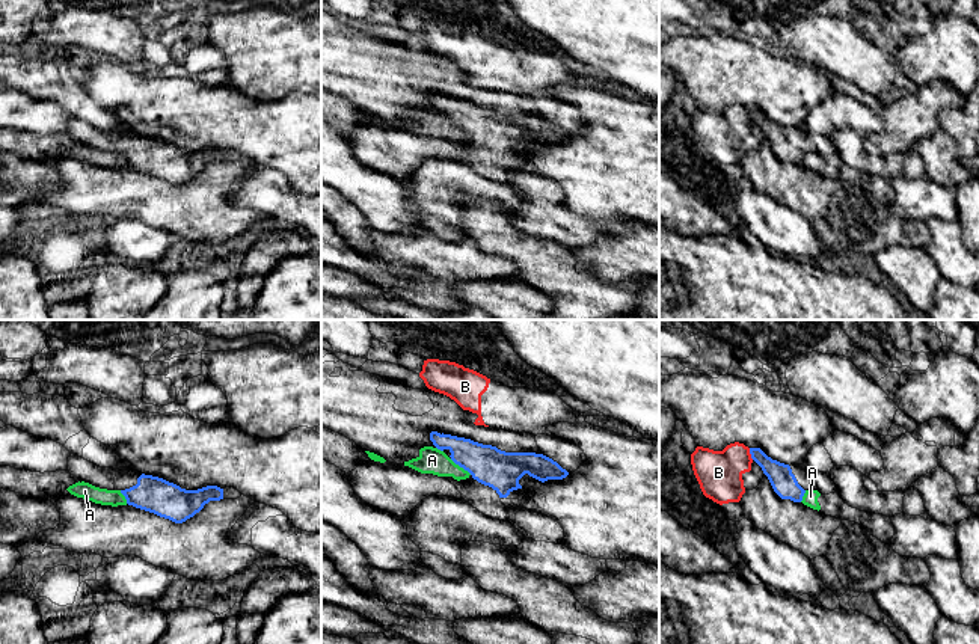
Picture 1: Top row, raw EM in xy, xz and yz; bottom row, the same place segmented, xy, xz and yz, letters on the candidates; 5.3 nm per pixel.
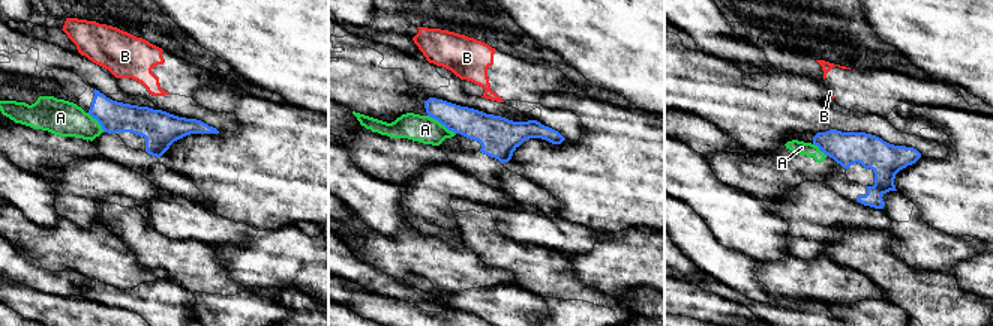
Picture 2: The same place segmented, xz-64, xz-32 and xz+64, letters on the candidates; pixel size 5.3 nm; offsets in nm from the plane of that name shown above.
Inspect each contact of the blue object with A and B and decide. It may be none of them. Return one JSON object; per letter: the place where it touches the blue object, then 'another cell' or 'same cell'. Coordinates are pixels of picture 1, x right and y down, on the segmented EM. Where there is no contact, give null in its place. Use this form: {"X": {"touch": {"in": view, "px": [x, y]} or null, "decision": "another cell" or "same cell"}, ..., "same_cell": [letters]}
{"A": {"touch": {"in": "xz", "px": [460, 466]}, "decision": "another cell"}, "B": {"touch": {"in": "yz", "px": [750, 453]}, "decision": "another cell"}, "same_cell": []}

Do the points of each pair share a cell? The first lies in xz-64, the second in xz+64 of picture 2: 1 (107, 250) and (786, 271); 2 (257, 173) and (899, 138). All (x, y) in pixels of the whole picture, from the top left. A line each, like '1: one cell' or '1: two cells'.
1: one cell
2: two cells

